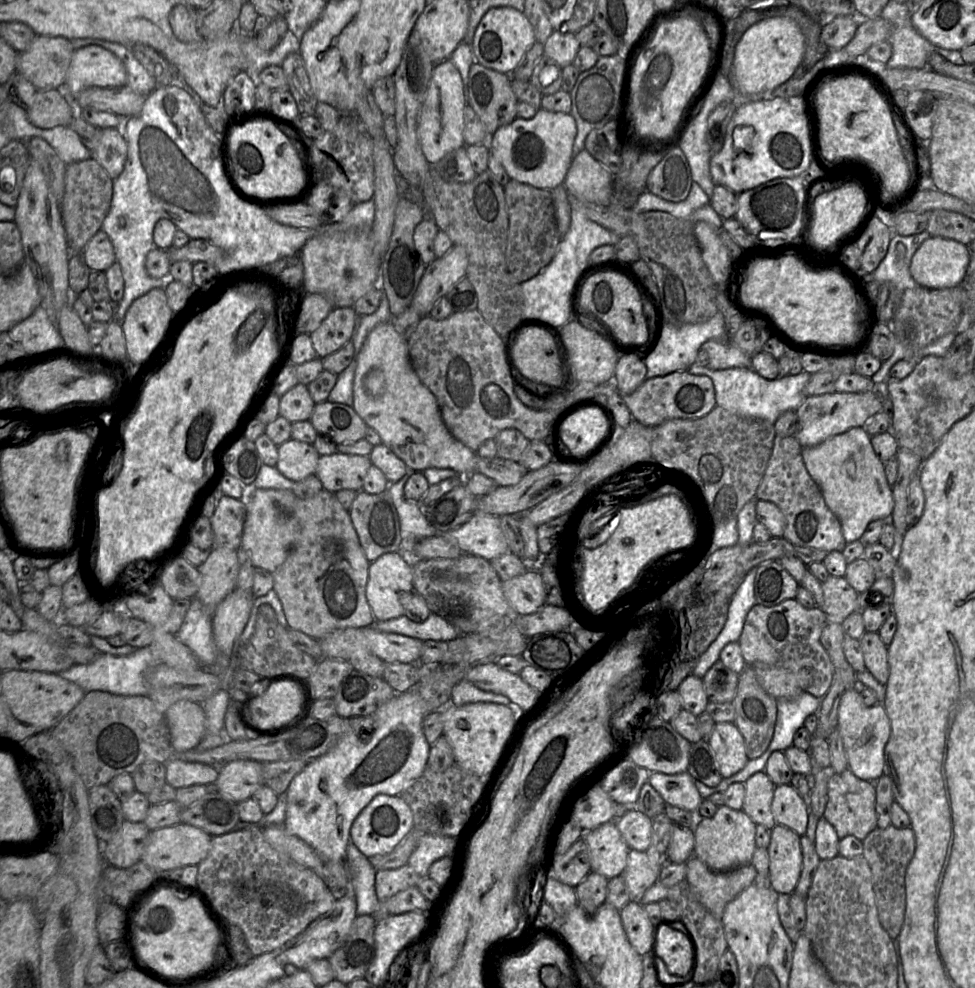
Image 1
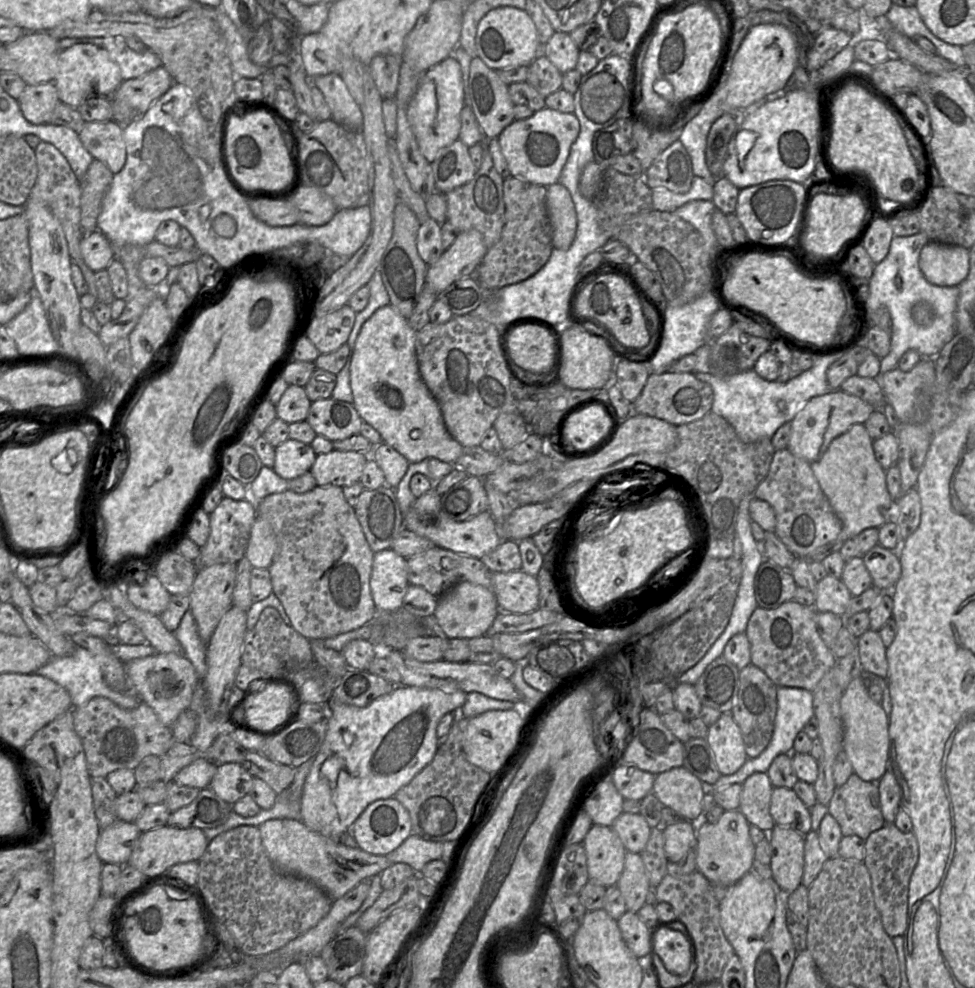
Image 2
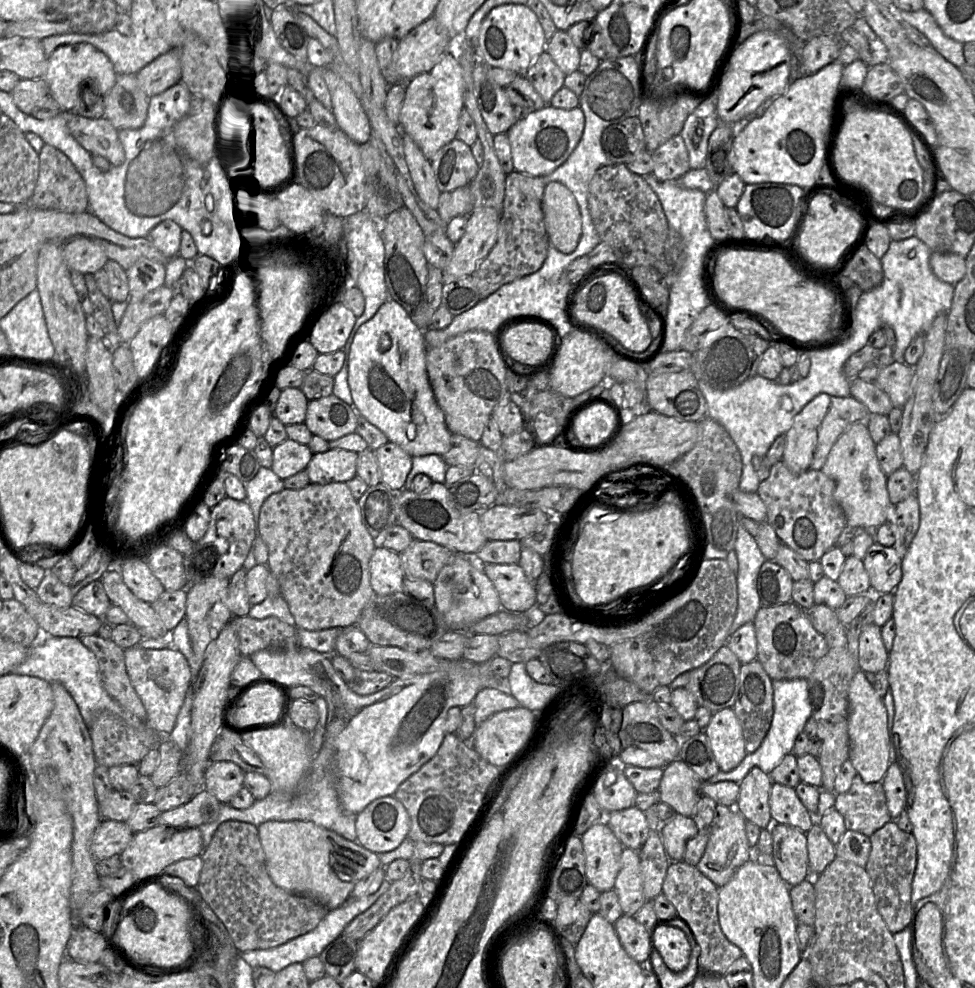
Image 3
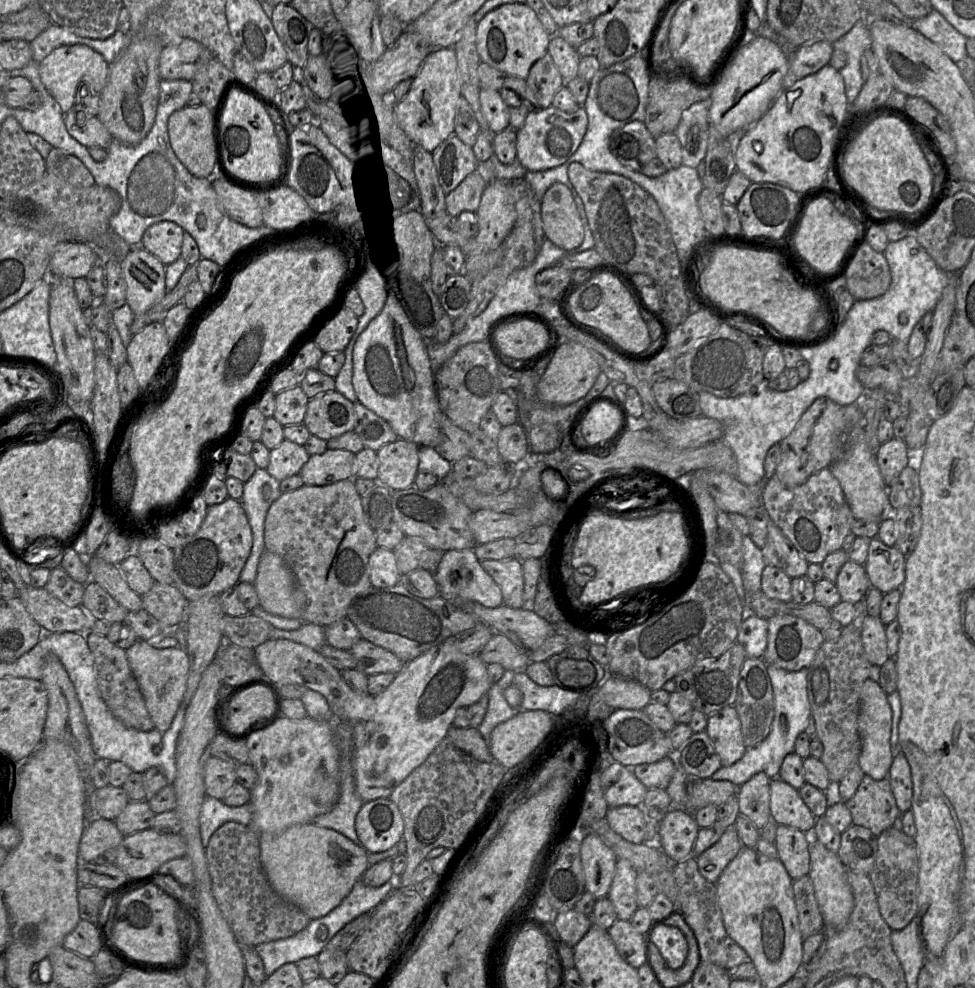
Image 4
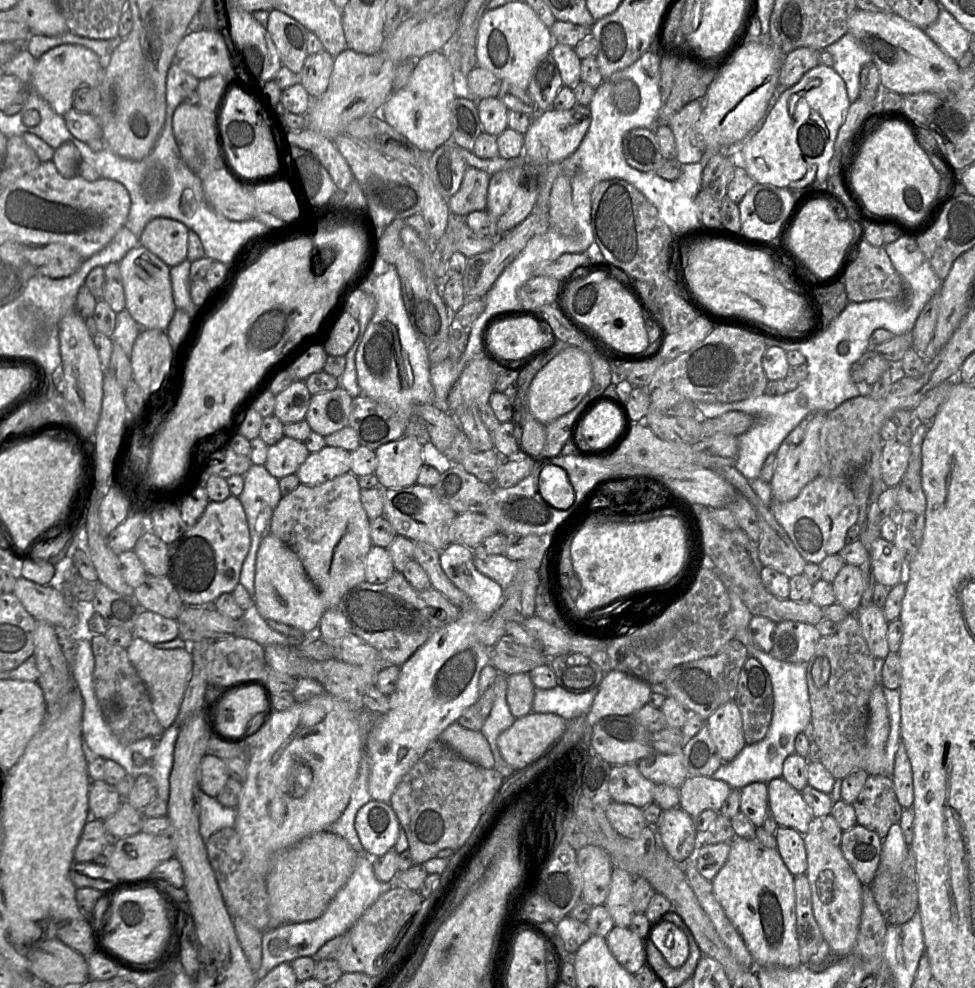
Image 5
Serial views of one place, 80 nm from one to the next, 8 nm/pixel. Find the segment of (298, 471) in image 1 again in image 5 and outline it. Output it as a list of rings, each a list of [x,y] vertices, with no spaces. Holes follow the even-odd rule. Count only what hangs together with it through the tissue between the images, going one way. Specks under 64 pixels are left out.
[[[284,436],[276,444],[268,446],[267,460],[264,466],[272,476],[281,479],[295,474],[309,454],[304,442]]]

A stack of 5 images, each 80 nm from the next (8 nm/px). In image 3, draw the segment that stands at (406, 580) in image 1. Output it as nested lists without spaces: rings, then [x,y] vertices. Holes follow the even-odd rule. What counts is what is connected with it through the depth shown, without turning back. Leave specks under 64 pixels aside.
[[[377,545],[369,562],[369,580],[374,594],[402,591],[404,579],[399,553]]]

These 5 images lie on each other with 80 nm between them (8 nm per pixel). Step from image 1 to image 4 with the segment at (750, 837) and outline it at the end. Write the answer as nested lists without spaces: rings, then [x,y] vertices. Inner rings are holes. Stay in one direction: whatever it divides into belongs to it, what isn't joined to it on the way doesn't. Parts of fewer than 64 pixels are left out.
[[[735,826],[727,827],[715,844],[696,857],[700,874],[709,882],[716,884],[722,871],[742,847]]]

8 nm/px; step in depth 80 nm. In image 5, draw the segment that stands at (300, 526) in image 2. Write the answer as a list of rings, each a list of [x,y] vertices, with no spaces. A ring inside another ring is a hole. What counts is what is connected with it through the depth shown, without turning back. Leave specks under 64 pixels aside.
[[[348,472],[315,486],[300,483],[290,493],[282,496],[271,517],[270,533],[297,554],[328,609],[336,608],[349,588],[365,581],[366,556],[372,546],[369,521],[361,504],[358,478]]]

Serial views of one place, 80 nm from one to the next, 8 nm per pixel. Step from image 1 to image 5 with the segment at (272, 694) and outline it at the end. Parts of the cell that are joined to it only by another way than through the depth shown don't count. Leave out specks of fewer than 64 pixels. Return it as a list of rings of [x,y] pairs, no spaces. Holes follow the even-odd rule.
[[[240,686],[223,695],[215,705],[213,727],[231,737],[241,735],[250,718],[263,710],[266,700],[258,686]]]

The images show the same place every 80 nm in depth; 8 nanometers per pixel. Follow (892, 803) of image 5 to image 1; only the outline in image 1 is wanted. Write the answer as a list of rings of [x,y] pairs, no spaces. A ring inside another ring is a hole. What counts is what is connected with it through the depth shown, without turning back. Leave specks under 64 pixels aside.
[[[850,769],[833,773],[828,781],[828,800],[823,817],[835,828],[839,839],[853,835],[863,841],[877,827],[875,784],[861,780]]]

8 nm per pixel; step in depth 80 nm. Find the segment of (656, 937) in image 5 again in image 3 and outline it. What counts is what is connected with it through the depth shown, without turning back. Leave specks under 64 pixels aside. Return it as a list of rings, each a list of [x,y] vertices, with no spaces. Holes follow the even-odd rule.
[[[661,926],[655,931],[654,942],[655,948],[671,971],[681,972],[686,969],[691,946],[682,930],[674,926]]]

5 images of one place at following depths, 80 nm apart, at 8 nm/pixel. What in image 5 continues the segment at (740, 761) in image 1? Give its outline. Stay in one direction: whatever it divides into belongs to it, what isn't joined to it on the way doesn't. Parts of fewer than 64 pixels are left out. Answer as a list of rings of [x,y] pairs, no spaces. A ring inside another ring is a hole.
[[[734,700],[714,710],[706,725],[723,762],[732,761],[745,747],[742,716]]]

